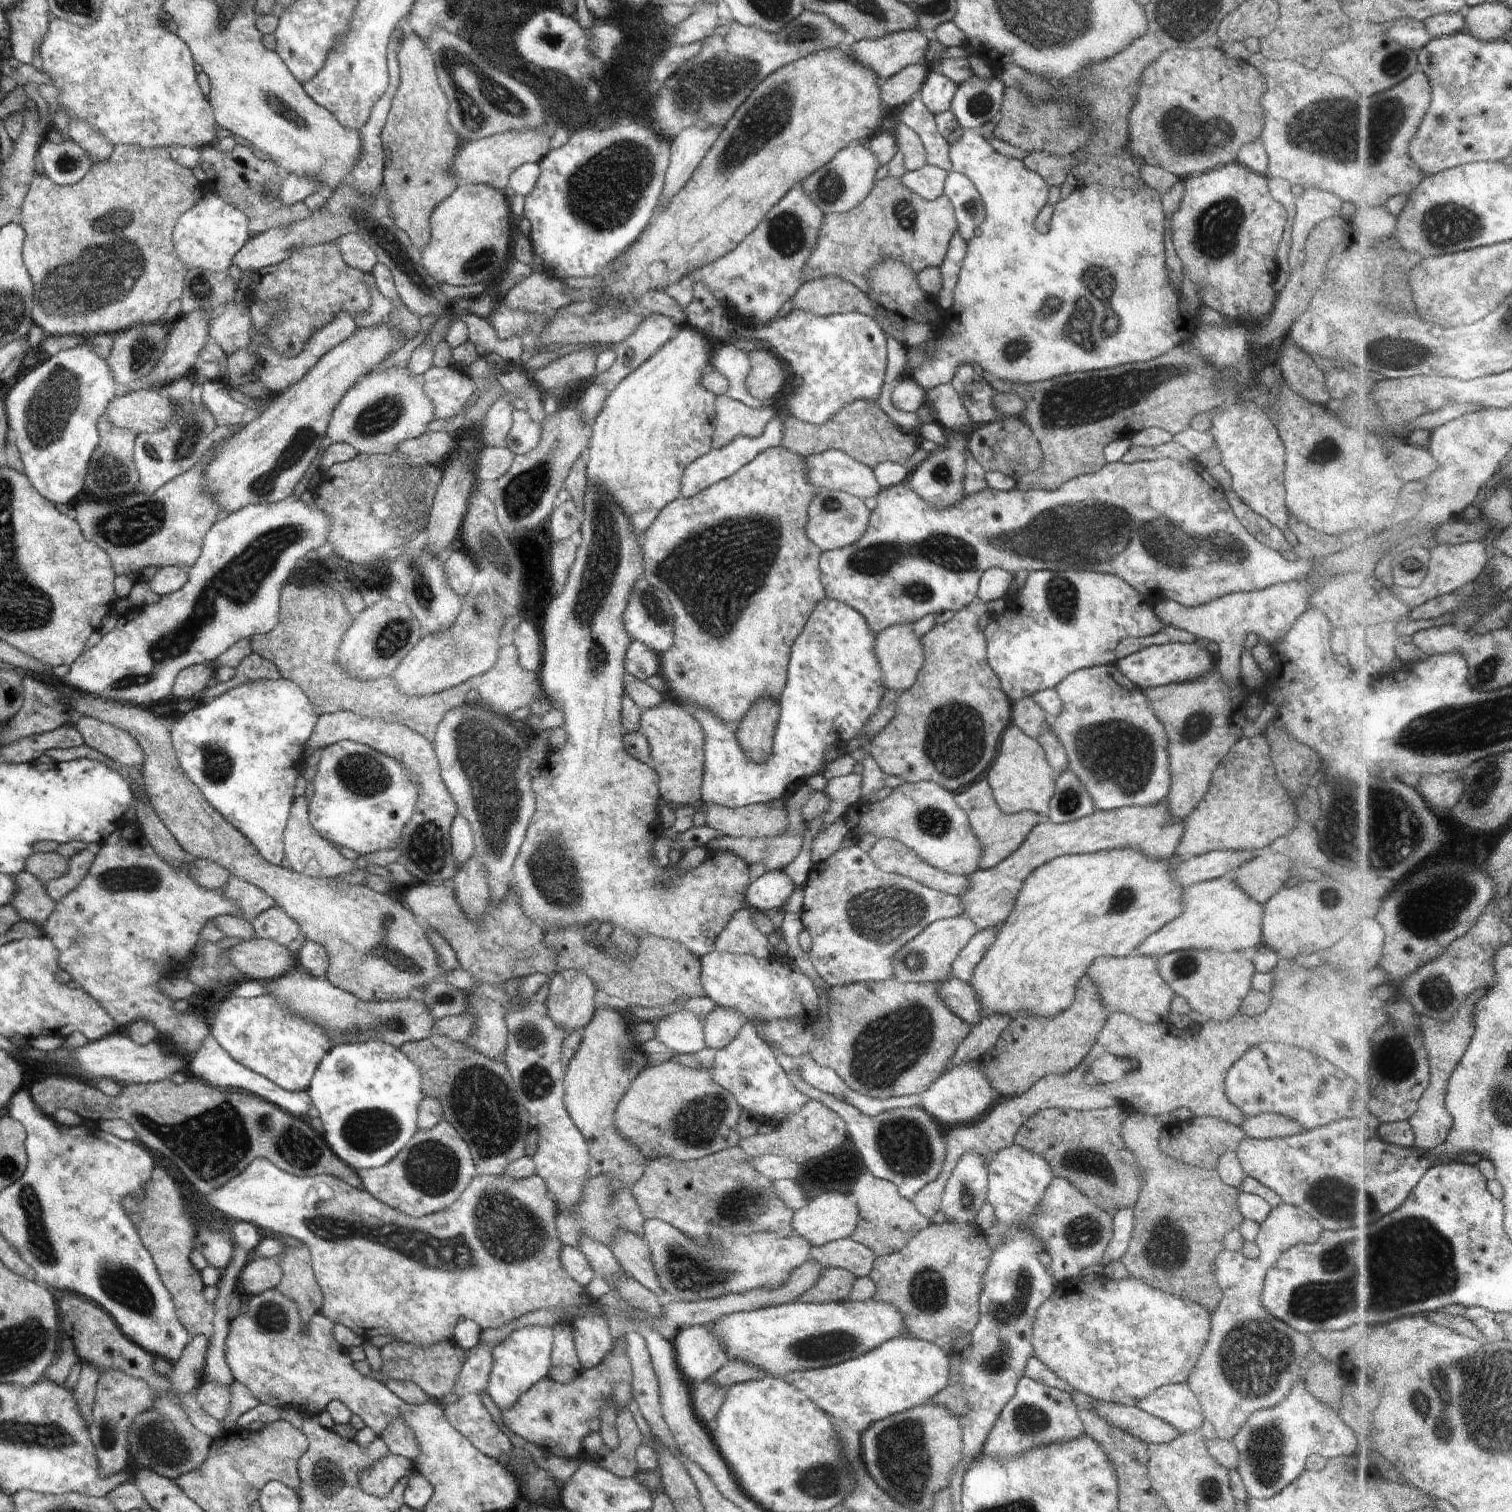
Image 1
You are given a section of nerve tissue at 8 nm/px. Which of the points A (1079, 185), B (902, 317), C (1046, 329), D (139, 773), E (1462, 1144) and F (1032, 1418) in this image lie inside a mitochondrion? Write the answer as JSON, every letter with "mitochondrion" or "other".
{"A":"other","B":"other","C":"mitochondrion","D":"other","E":"other","F":"mitochondrion"}

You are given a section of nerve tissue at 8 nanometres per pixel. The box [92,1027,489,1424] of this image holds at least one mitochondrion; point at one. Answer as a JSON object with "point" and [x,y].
{"point":[211,1145]}

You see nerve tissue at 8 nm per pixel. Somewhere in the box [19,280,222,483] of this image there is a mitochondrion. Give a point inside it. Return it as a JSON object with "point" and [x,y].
{"point":[51,408]}

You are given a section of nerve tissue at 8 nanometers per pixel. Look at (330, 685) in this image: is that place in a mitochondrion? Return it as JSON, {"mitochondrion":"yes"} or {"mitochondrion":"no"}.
{"mitochondrion":"no"}

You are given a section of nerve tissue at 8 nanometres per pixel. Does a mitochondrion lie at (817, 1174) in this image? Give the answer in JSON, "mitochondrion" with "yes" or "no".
{"mitochondrion":"no"}

